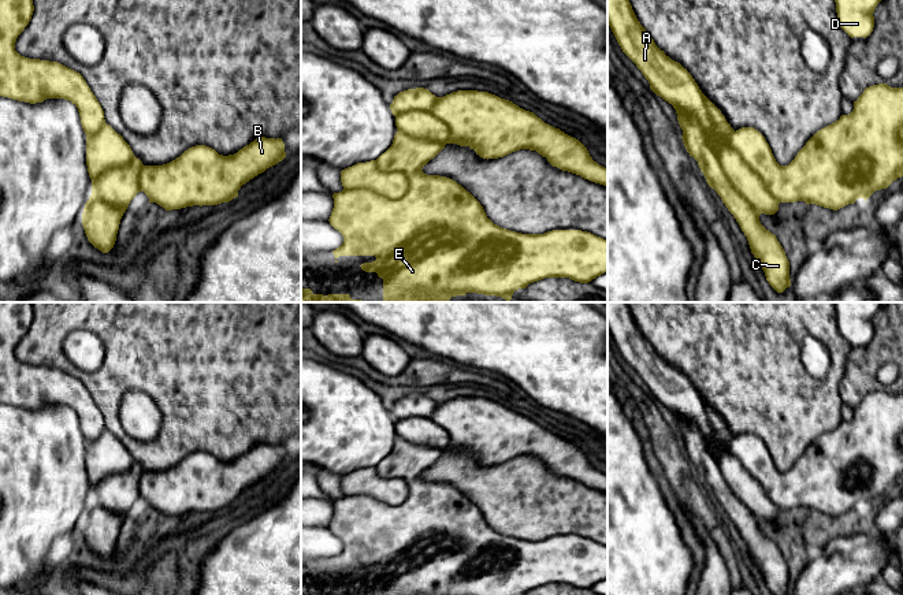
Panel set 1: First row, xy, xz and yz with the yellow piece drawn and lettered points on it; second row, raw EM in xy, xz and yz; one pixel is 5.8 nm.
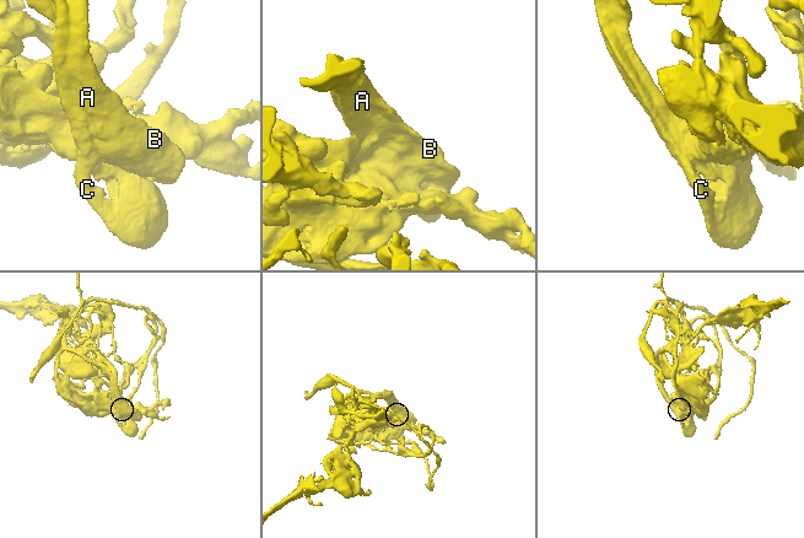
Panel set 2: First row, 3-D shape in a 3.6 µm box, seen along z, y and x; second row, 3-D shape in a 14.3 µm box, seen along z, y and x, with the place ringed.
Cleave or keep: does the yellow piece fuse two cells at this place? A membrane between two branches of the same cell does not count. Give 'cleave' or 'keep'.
keep

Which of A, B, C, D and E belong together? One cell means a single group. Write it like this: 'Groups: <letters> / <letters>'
Groups: A B C D E

